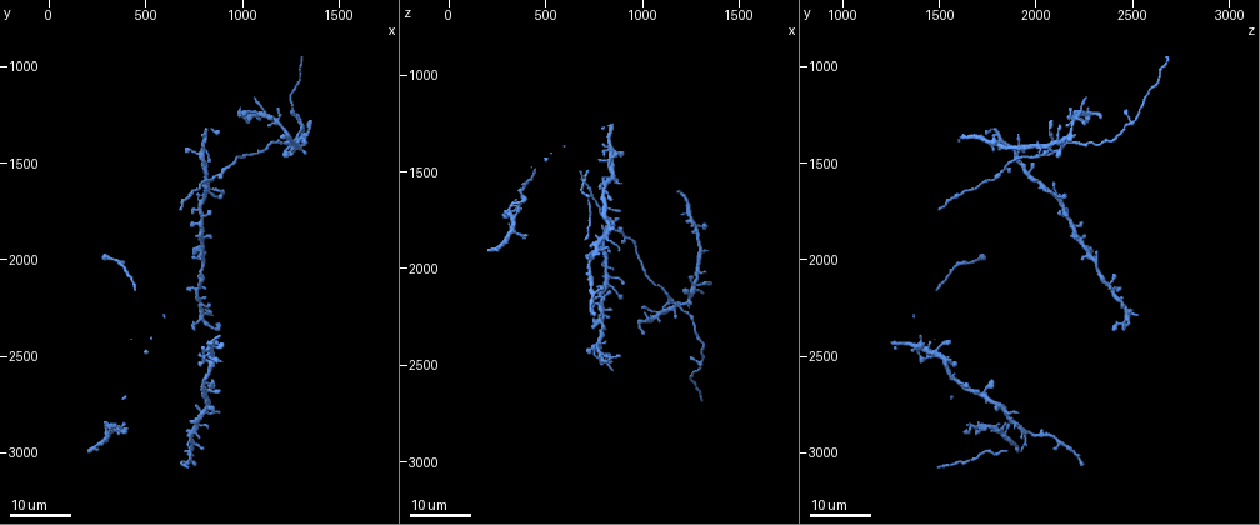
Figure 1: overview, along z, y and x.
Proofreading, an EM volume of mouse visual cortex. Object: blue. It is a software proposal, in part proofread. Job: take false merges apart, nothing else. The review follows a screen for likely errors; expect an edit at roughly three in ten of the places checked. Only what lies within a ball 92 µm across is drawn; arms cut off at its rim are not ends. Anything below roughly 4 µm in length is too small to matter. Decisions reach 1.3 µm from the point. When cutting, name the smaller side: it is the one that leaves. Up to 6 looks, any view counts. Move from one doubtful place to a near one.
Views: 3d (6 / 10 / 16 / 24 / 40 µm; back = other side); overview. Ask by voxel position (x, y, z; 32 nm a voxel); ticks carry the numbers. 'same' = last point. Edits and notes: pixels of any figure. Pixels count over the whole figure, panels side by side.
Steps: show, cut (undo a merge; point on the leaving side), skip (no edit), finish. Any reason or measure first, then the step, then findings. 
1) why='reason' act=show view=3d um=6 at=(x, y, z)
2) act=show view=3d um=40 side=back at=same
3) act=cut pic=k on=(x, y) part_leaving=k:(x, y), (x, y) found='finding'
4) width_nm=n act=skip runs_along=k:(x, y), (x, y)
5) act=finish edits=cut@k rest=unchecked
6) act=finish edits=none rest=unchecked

why='side arm on a straight run' act=show view=3d um=16 at=(810, 1500, 1910)

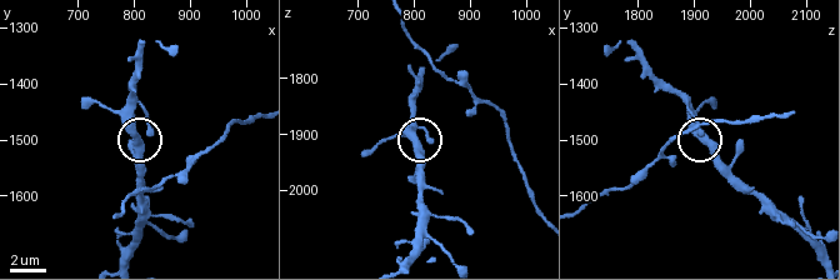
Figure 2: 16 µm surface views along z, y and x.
why='closer look' act=show view=3d um=10 at=(805, 1510, 1925)

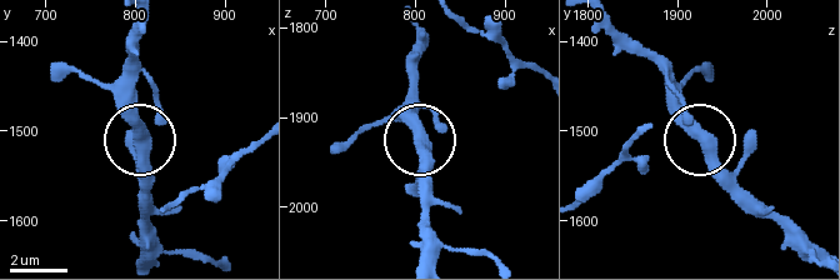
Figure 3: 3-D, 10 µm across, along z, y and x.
arms=3 act=skip found='one neuron here'

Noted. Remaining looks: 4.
why='three-way junction' act=show view=3d um=16 at=(1250, 1370, 2150)

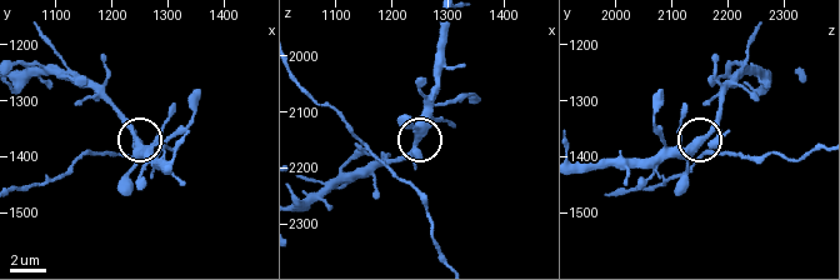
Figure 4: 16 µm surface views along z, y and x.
act=show view=3d um=10 at=(1240, 1360, 2165)

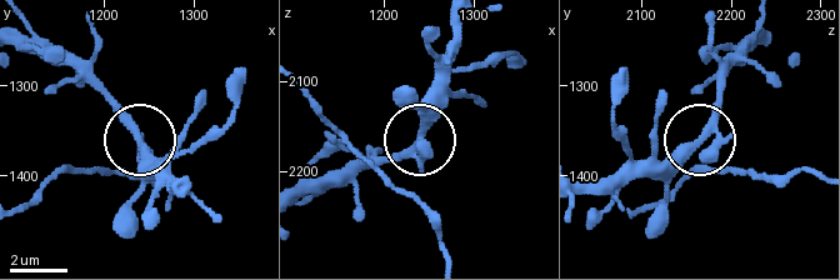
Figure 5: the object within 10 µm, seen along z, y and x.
width_nm=330 act=skip found='continuous, no second neuron'

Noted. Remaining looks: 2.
why='a fork' act=show view=3d um=24 at=(720, 2890, 1940)

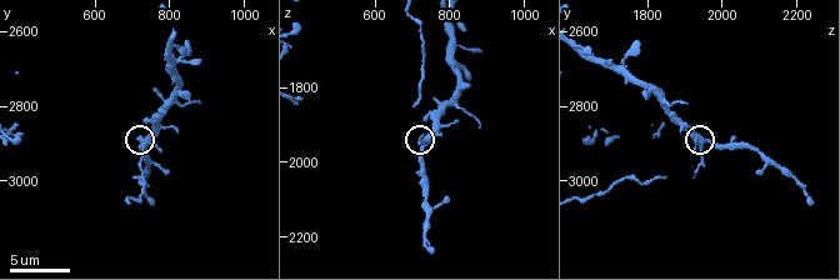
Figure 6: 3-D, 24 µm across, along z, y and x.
why='zoom in' act=show view=3d um=6 at=(730, 2900, 1940)

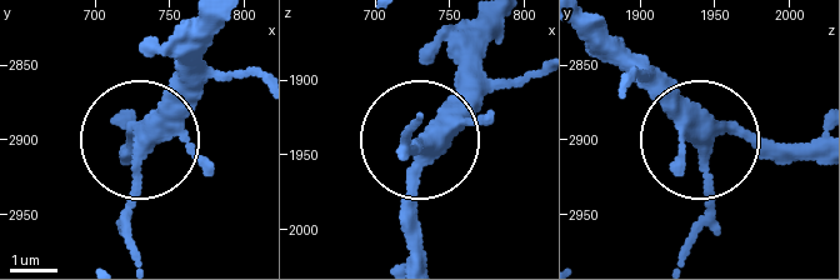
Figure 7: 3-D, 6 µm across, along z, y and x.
width_nm=320 act=skip runs_along=7:(496, 29), (420, 136), (416, 256) found='all the same neuron'

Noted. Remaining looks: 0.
act=finish edits=none rest=unchecked

